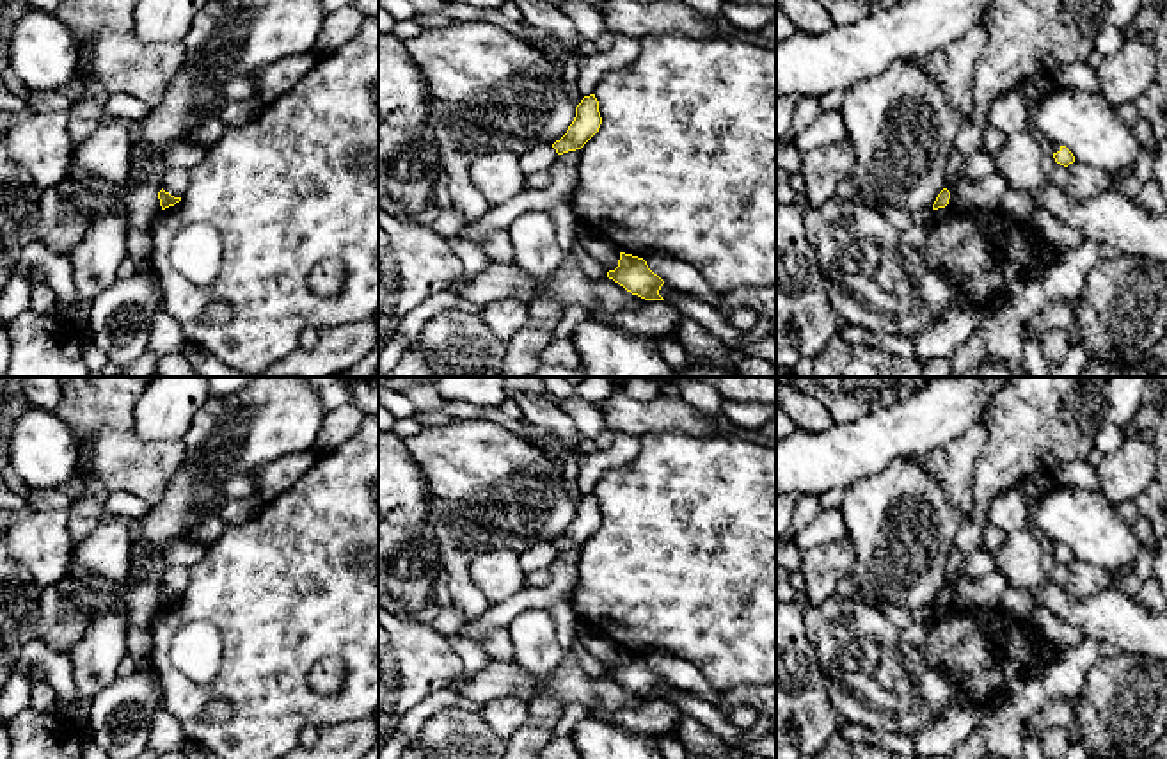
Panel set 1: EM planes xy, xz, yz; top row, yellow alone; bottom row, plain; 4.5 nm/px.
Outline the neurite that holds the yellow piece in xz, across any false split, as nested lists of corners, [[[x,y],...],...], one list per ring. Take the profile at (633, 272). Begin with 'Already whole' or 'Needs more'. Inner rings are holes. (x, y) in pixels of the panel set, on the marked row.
Already whole. [[[620,252],[618,267],[609,270],[607,277],[645,300],[664,300],[659,295],[664,281],[648,268],[643,258]]]

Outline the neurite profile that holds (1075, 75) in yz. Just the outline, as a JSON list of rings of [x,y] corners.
[[[1069,62],[1057,66],[1050,76],[1053,78],[1055,87],[1087,92],[1100,91],[1096,69],[1092,69],[1087,62]]]

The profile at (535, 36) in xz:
[[[520,21],[519,27],[524,30],[522,41],[540,48],[545,52],[547,43],[552,39],[552,36],[538,27],[531,27],[526,21]]]

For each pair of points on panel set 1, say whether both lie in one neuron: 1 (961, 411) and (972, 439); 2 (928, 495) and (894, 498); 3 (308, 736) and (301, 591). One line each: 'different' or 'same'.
1: different
2: same
3: different

